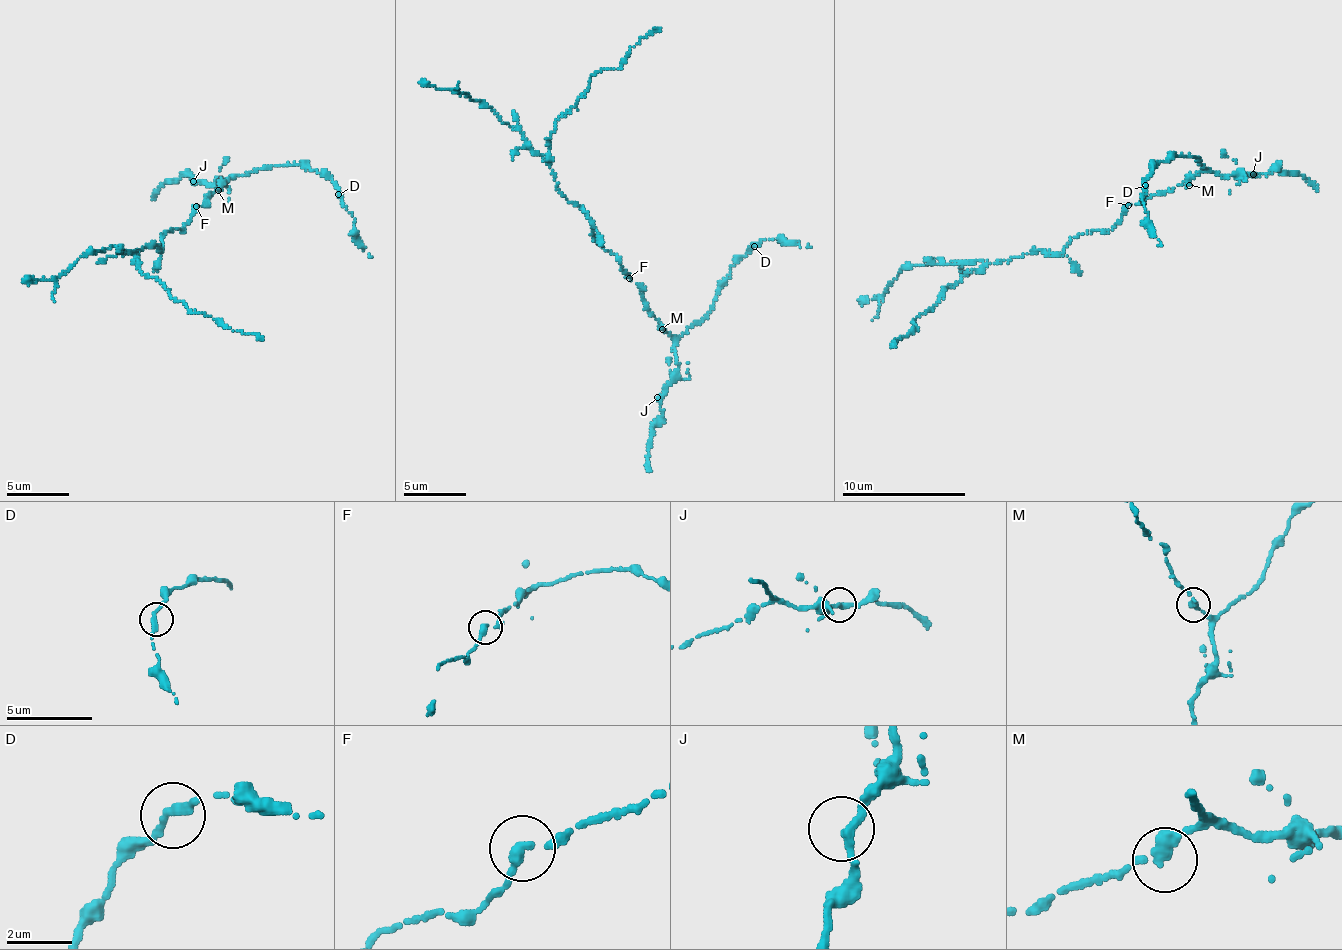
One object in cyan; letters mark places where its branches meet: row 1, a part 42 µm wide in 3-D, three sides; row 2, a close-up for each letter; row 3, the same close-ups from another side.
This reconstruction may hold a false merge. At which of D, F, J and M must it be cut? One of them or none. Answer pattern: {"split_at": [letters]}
{"split_at": []}

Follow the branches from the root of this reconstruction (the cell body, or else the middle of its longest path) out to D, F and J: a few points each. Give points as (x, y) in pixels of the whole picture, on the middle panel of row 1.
D: (620, 263), (667, 332), (682, 336), (711, 309), (719, 281), (730, 272), (730, 266), (754, 246)
F: (620, 263), (628, 277)
J: (620, 263), (637, 284), (642, 300), (675, 342), (679, 370), (673, 376), (673, 382), (657, 397)

